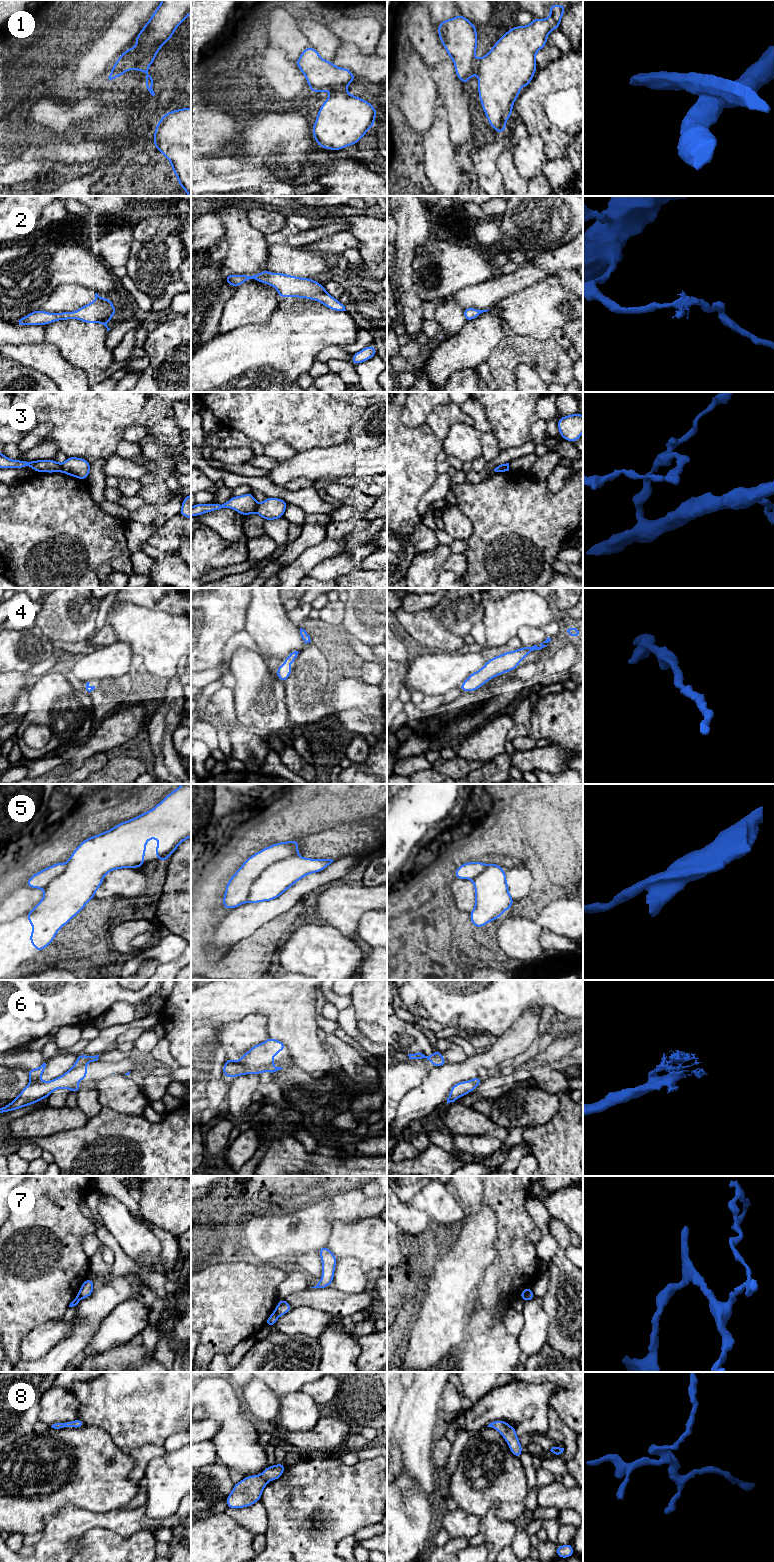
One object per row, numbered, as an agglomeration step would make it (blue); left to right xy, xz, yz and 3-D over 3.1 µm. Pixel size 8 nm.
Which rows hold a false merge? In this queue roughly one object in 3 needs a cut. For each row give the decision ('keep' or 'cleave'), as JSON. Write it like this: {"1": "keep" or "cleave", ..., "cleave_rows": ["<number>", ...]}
{"1": "cleave", "2": "keep", "3": "cleave", "4": "keep", "5": "cleave", "6": "keep", "7": "cleave", "8": "keep", "cleave_rows": ["1", "3", "5", "7"]}

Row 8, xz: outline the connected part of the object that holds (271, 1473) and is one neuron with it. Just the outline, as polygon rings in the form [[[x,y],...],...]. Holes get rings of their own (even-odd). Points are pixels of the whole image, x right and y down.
[[[285,1464],[269,1466],[260,1475],[251,1475],[234,1484],[232,1492],[226,1499],[227,1508],[240,1509],[253,1505],[261,1500],[261,1495],[269,1481],[279,1479]]]

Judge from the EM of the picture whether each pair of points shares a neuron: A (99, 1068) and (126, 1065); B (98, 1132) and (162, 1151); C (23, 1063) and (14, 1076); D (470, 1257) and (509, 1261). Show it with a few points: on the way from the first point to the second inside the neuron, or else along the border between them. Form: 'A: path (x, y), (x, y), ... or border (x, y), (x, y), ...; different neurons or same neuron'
A: path (106, 1068), (119, 1068); same neuron
B: path (114, 1148), (116, 1150), (146, 1151); same neuron
C: border (10, 1067), (26, 1070); different neurons
D: border (497, 1236), (494, 1242), (495, 1258), (480, 1279); different neurons

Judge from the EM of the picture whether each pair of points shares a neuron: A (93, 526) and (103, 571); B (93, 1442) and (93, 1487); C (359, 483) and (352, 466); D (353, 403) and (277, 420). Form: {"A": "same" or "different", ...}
{"A": "different", "B": "same", "C": "different", "D": "same"}

